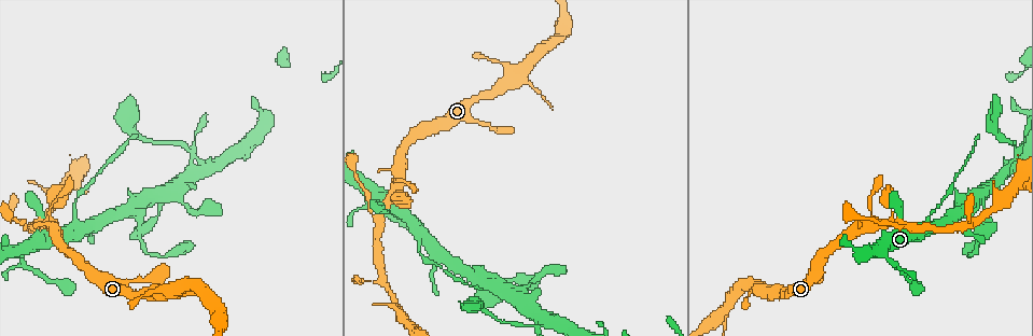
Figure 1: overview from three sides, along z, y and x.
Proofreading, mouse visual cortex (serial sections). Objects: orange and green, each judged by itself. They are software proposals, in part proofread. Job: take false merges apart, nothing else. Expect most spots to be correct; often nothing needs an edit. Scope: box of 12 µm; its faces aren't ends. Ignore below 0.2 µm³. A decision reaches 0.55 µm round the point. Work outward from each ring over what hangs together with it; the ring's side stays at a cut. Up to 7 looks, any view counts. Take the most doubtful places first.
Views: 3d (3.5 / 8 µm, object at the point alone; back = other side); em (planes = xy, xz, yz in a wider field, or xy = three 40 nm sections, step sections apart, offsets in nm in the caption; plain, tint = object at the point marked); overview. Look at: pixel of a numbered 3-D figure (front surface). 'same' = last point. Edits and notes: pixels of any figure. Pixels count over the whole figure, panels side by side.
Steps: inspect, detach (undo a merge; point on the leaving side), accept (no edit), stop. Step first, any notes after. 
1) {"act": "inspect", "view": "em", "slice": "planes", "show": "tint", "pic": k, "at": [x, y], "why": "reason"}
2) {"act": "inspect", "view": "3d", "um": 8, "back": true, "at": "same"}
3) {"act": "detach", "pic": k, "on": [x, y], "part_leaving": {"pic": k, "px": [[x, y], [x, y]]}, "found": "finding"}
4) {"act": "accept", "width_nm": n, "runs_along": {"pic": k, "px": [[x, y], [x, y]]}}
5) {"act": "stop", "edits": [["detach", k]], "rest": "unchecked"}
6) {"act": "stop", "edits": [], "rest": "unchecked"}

{"act": "inspect", "view": "3d", "um": 3.5, "pic": 1, "at": [381, 219], "why": "two arms in line, one across"}

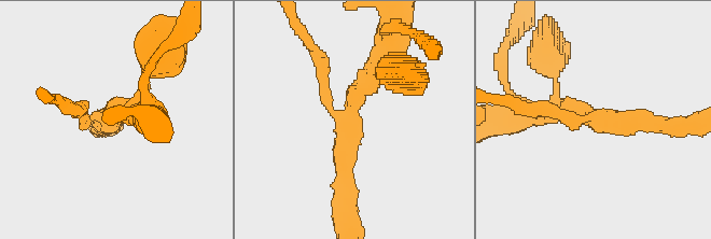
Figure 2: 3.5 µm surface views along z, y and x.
{"act": "inspect", "view": "em", "slice": "xy", "step": 3, "show": "tint", "pic": 2, "at": [352, 115], "arms": 3, "arm_widths_nm": [150, 250, 300]}

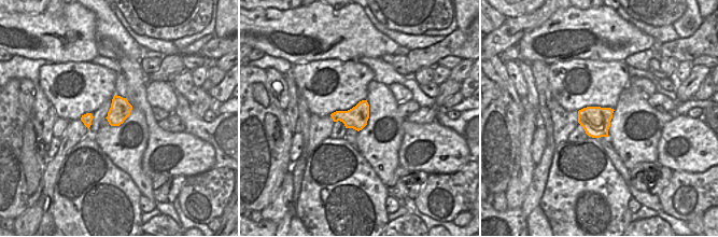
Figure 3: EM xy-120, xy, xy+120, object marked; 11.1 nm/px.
{"act": "accept", "runs_along": {"pic": 2, "px": [[382, 56], [353, 100], [344, 185]]}, "found": "all the same cell"}

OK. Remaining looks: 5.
{"act": "inspect", "view": "3d", "um": 3.5, "pic": 1, "at": [131, 207], "why": "two arms in line, one across"}

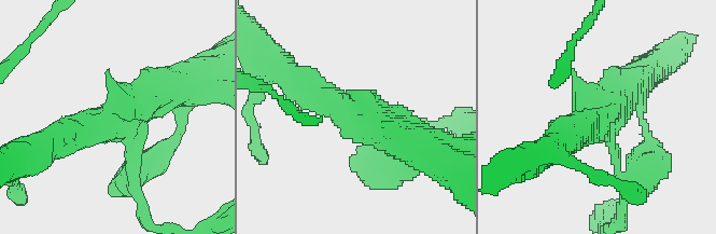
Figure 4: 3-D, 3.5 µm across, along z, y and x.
{"act": "inspect", "view": "em", "slice": "planes", "show": "tint", "pic": 4, "at": [351, 111], "why": "shape alone is not enough"}

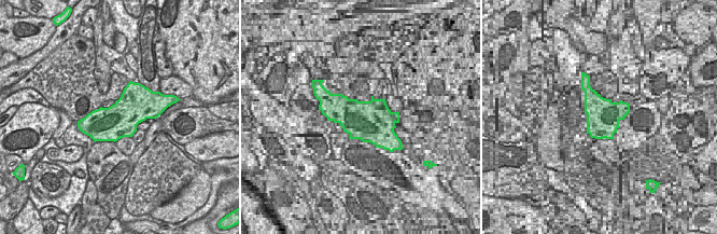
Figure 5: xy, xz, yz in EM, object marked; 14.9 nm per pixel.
{"act": "inspect", "view": "em", "slice": "xy", "step": 1, "show": "tint", "at": "same", "why": "another direction"}

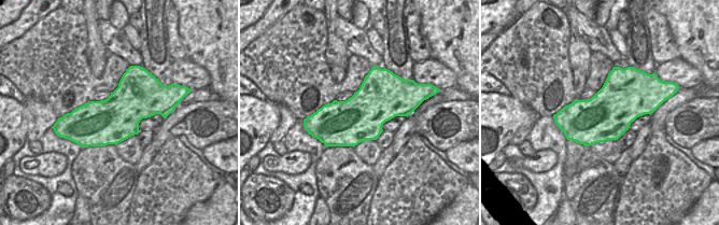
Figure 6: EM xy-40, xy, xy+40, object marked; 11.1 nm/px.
{"act": "accept", "found": "one cell here"}

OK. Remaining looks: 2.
{"act": "inspect", "view": "3d", "um": 3.5, "pic": 1, "at": [155, 296], "why": "calibre changes"}

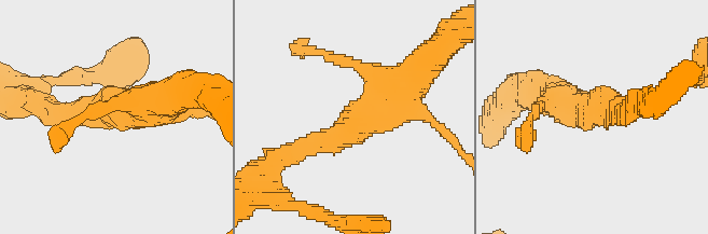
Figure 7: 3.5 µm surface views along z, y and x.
{"act": "inspect", "view": "em", "slice": "xy", "step": 3, "show": "tint", "pic": 7, "at": [344, 134], "arm_widths_nm": [250, 500]}

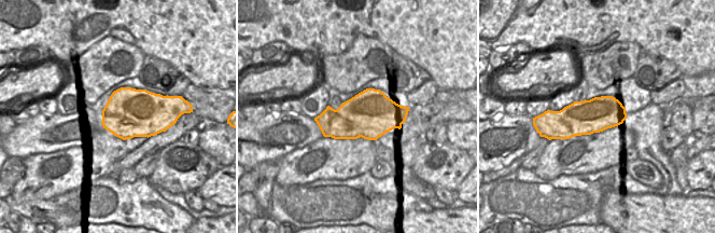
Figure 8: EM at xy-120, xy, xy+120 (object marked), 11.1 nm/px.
{"act": "accept", "width_nm": 550, "runs_along": {"pic": 7, "px": [[277, 160], [344, 133], [400, 88]]}, "found": "one cell here"}

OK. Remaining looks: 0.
{"act": "stop", "edits": [], "rest": "unchecked"}

